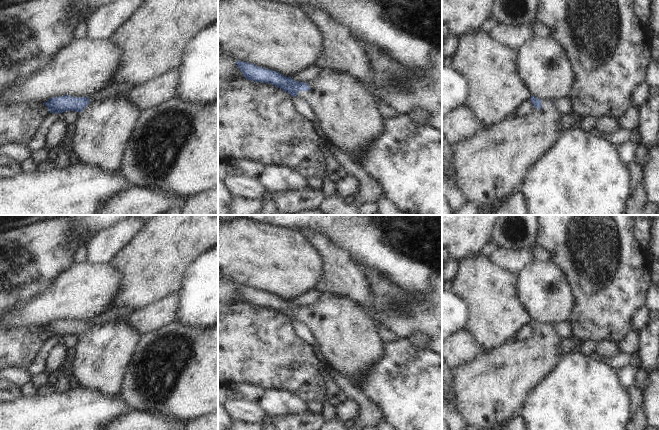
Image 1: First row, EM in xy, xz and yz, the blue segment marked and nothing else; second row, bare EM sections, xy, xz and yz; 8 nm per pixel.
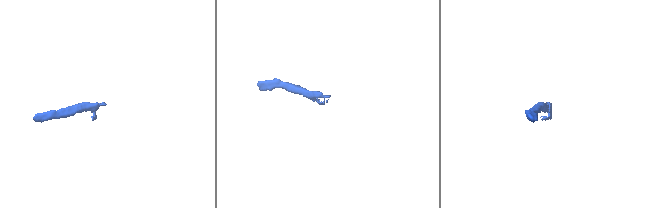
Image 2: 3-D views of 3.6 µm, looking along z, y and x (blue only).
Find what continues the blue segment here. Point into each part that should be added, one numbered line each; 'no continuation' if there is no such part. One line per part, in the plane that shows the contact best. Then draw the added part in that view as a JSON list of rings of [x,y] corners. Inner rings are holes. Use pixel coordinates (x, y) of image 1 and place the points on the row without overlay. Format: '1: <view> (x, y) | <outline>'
1: xz (348, 338) | [[[322,293],[320,300],[308,307],[310,315],[299,315],[299,322],[308,325],[318,341],[318,351],[324,361],[354,383],[365,376],[385,356],[385,342],[377,323],[356,302],[332,293]]]

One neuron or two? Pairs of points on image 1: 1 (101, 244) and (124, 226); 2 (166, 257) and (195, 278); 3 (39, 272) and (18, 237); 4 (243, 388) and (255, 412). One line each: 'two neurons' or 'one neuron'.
1: one neuron
2: two neurons
3: one neuron
4: two neurons

